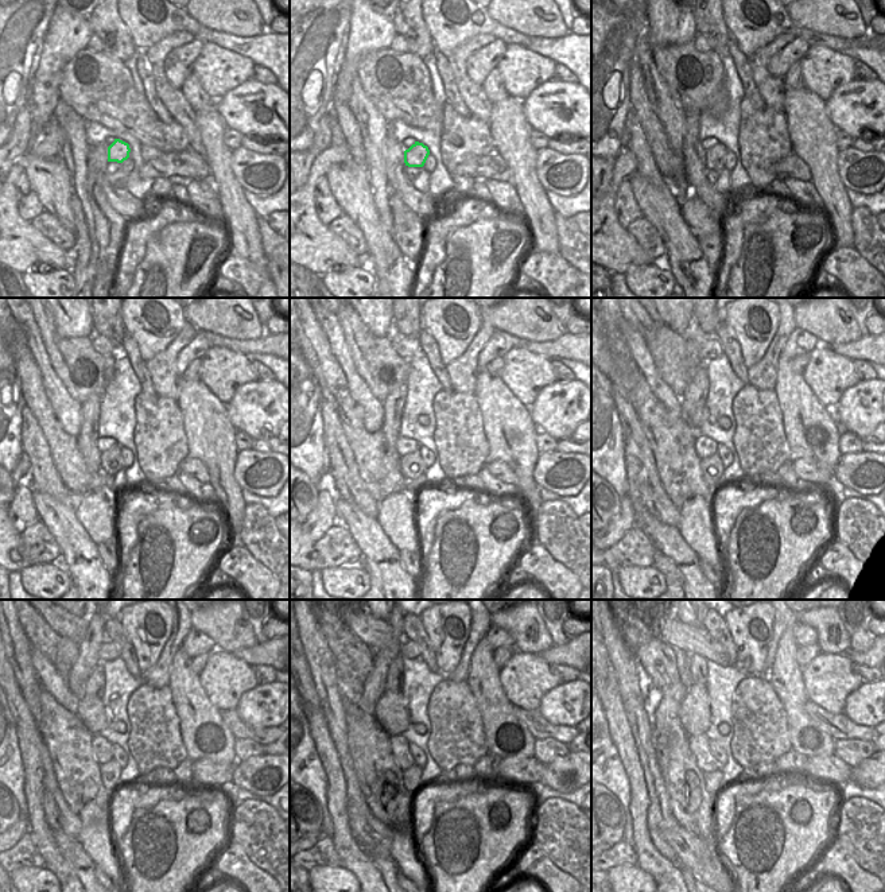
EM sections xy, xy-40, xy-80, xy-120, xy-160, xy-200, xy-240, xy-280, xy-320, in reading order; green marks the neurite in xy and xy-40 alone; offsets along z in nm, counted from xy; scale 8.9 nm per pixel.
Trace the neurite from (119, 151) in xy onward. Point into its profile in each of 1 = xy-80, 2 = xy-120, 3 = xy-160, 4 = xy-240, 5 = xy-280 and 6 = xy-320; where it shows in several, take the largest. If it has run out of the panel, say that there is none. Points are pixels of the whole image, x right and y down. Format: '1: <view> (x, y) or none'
1: xy-80 (715, 158)
2: xy-120 (111, 460)
3: xy-160 (411, 465)
4: xy-240 (111, 771)
5: xy-280 (411, 776)
6: xy-320 (713, 780)

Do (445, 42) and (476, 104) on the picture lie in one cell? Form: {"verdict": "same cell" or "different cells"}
{"verdict": "different cells"}

